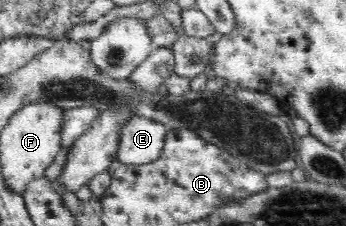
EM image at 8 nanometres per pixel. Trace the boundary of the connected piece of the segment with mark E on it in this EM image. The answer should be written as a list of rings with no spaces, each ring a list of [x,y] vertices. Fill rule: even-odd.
[[[139,115],[123,125],[117,158],[123,165],[148,165],[155,162],[164,147],[168,128]]]

